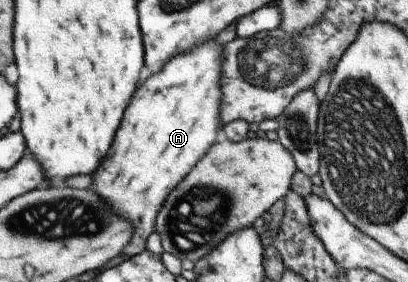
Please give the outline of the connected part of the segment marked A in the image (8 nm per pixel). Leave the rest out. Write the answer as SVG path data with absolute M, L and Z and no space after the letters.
M211 37L203 43L197 43L193 49L185 53L173 55L169 61L163 63L161 71L155 74L144 74L129 105L123 111L121 123L109 145L109 153L101 159L97 169L91 173L93 177L91 191L97 193L109 207L113 207L113 211L117 211L119 217L133 225L133 235L120 253L125 259L145 250L146 239L150 233L153 233L154 222L164 203L163 199L166 199L169 191L191 171L193 165L205 155L205 151L214 145L217 133L224 126L223 123L219 125L221 51L223 45L219 45L215 37Z

